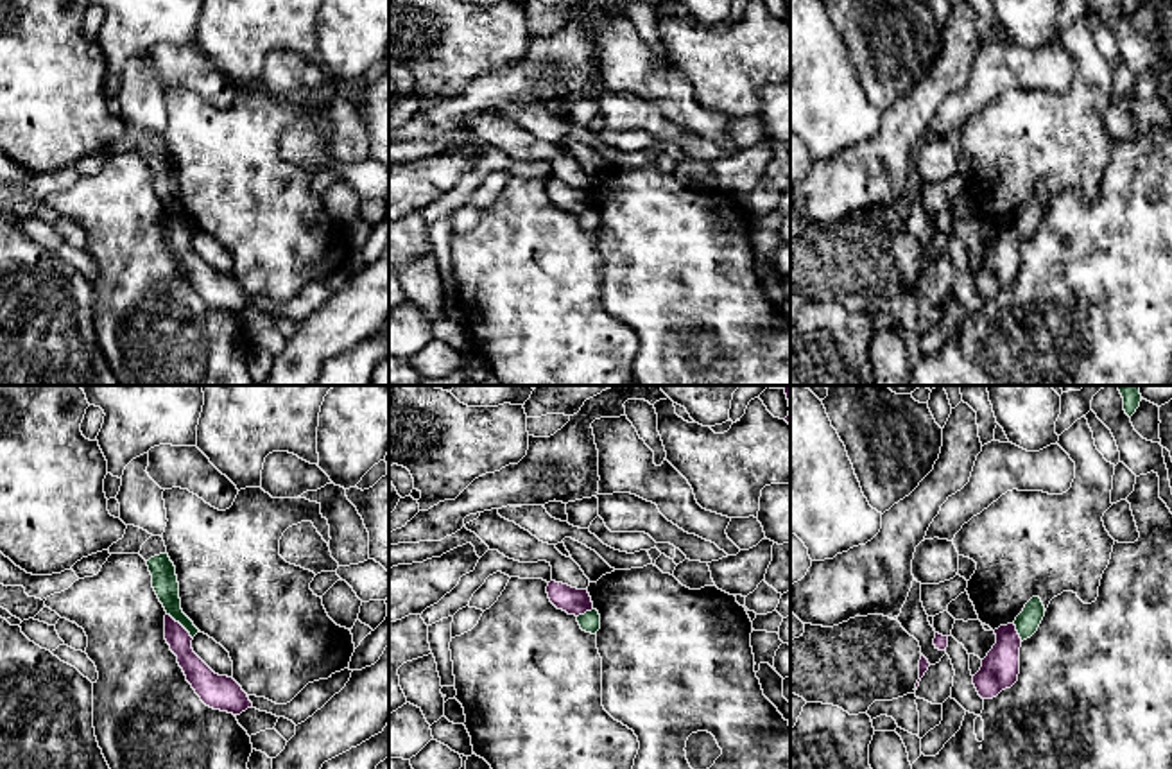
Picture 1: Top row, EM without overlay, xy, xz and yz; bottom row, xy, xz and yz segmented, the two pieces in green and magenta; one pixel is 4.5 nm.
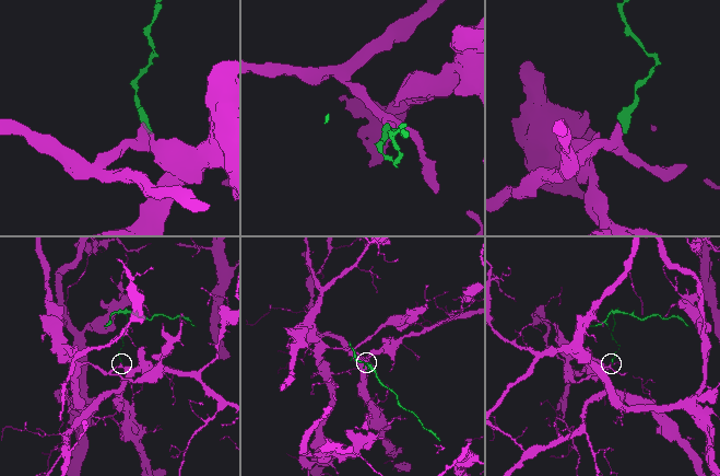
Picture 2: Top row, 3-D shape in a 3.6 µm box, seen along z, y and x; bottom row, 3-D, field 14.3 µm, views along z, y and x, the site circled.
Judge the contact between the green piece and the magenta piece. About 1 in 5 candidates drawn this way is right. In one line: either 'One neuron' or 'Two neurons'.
Two neurons

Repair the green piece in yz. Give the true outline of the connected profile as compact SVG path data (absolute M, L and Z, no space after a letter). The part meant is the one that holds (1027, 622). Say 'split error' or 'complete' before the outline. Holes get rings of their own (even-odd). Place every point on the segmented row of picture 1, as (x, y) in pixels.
complete; M1032 597L1025 604L1023 611L1014 620L1014 626L1016 626L1016 631L1021 638L1021 642L1030 638L1038 631L1043 617L1045 617L1045 606L1043 606L1041 599Z

